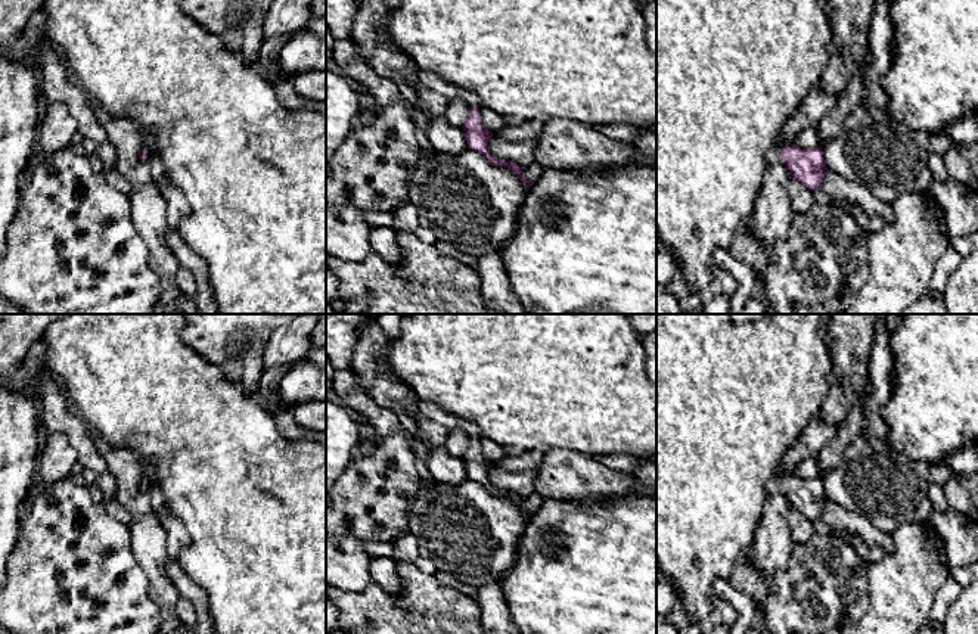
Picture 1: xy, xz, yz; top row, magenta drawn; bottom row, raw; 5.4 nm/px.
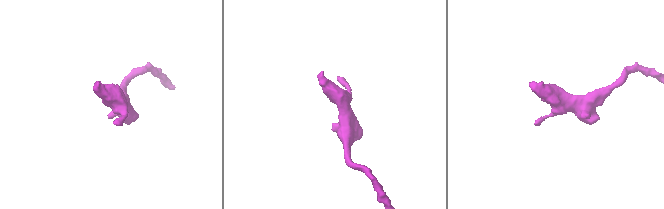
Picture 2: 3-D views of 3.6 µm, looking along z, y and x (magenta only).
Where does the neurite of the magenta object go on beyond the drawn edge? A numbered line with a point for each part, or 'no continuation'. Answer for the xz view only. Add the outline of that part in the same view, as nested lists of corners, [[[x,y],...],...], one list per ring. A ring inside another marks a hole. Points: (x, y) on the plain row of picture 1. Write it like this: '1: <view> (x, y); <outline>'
1: xz (429, 410); [[[417,401],[416,407],[422,413],[422,416],[435,420],[448,431],[459,428],[465,431],[469,435],[469,438],[479,439],[482,436],[479,428],[475,426],[472,422],[456,417],[432,403]]]

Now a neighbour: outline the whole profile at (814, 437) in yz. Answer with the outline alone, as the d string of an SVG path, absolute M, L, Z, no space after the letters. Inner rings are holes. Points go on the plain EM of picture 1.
M817 413L802 431L802 435L786 451L780 475L795 475L798 464L808 457L816 457L825 444L836 435L836 431L838 425L825 423L820 413Z

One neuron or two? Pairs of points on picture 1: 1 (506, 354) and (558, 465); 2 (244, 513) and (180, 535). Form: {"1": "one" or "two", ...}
{"1": "two", "2": "two"}

